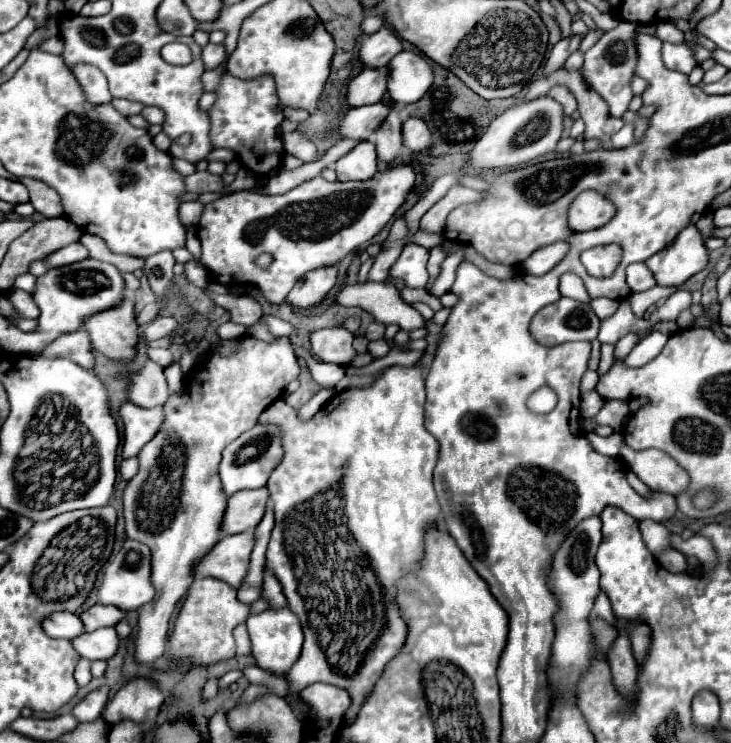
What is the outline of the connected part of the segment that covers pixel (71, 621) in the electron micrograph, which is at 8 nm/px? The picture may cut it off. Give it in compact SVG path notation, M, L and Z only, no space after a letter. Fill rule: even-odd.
M55 611L47 615L41 621L41 627L49 637L61 637L61 639L73 639L83 633L81 619L69 611Z

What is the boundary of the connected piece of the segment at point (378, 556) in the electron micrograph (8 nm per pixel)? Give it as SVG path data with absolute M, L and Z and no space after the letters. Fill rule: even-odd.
M387 367L381 371L379 379L375 381L375 385L367 387L367 389L349 389L349 391L341 391L337 393L327 407L323 405L323 409L319 409L319 413L315 417L311 417L309 421L299 421L297 419L297 411L293 407L289 407L283 399L277 399L273 405L269 405L261 415L259 415L259 423L261 425L275 425L279 427L279 431L283 433L283 461L275 467L273 475L269 477L267 489L271 493L273 499L273 511L275 511L275 529L271 533L271 541L267 547L267 569L279 579L283 593L287 597L287 603L291 607L291 611L295 611L301 619L301 627L305 633L305 643L299 655L299 661L291 667L287 681L291 685L291 689L295 693L303 691L307 685L311 683L331 683L337 685L345 691L349 691L353 705L349 707L349 713L345 715L347 721L353 721L357 717L357 711L361 709L365 697L373 691L373 685L377 683L377 679L381 677L385 665L401 651L403 643L405 643L405 623L401 619L399 607L395 605L395 581L407 573L409 569L413 569L419 561L419 557L423 557L423 529L429 523L439 523L441 521L441 509L433 491L433 469L439 457L439 441L435 441L435 437L425 431L423 427L423 403L425 403L425 381L421 377L421 369L419 367Z

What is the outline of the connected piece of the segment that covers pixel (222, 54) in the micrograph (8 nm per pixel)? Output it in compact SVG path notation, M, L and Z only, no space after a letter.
M207 43L203 47L203 63L205 63L205 69L217 69L217 67L223 67L227 63L227 51L225 51L225 45L219 43L219 45L213 45L213 43Z

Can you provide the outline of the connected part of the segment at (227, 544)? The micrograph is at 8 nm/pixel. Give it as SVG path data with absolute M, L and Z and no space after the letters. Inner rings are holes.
M251 531L223 537L217 541L211 553L207 553L207 557L201 557L199 561L195 561L195 577L223 579L235 589L239 589L247 573L251 549L253 549Z

